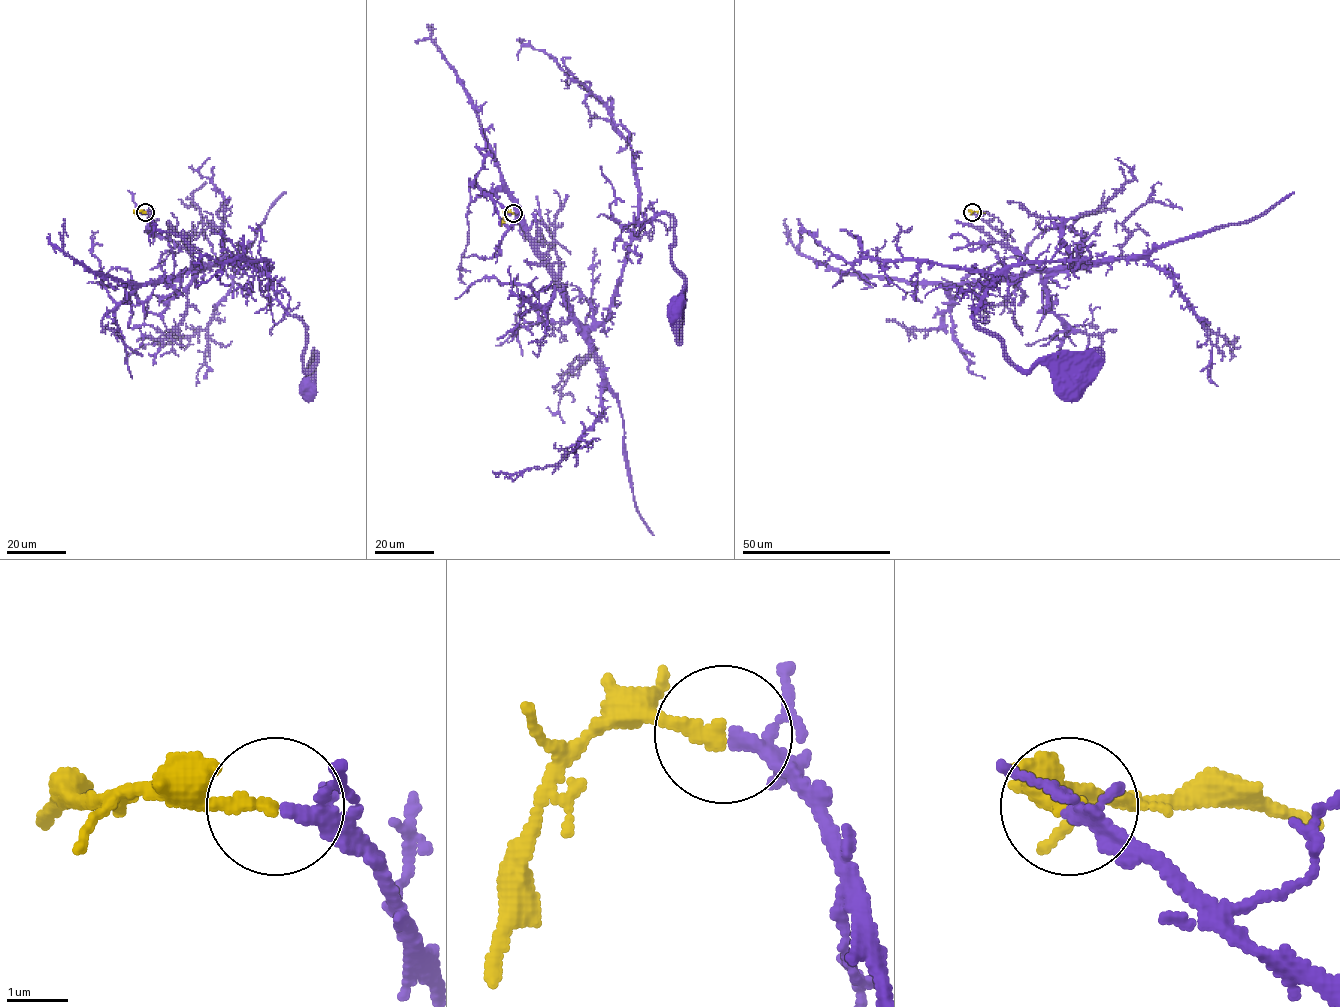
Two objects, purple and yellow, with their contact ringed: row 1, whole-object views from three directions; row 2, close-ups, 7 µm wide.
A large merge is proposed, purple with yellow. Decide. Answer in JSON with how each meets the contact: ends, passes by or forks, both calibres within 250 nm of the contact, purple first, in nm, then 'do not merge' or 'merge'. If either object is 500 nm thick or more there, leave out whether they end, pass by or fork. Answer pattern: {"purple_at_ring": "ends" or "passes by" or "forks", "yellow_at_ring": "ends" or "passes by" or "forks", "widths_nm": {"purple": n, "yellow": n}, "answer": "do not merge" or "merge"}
{"purple_at_ring": "passes by", "yellow_at_ring": "ends", "widths_nm": {"purple": 180, "yellow": 240}, "answer": "merge"}

